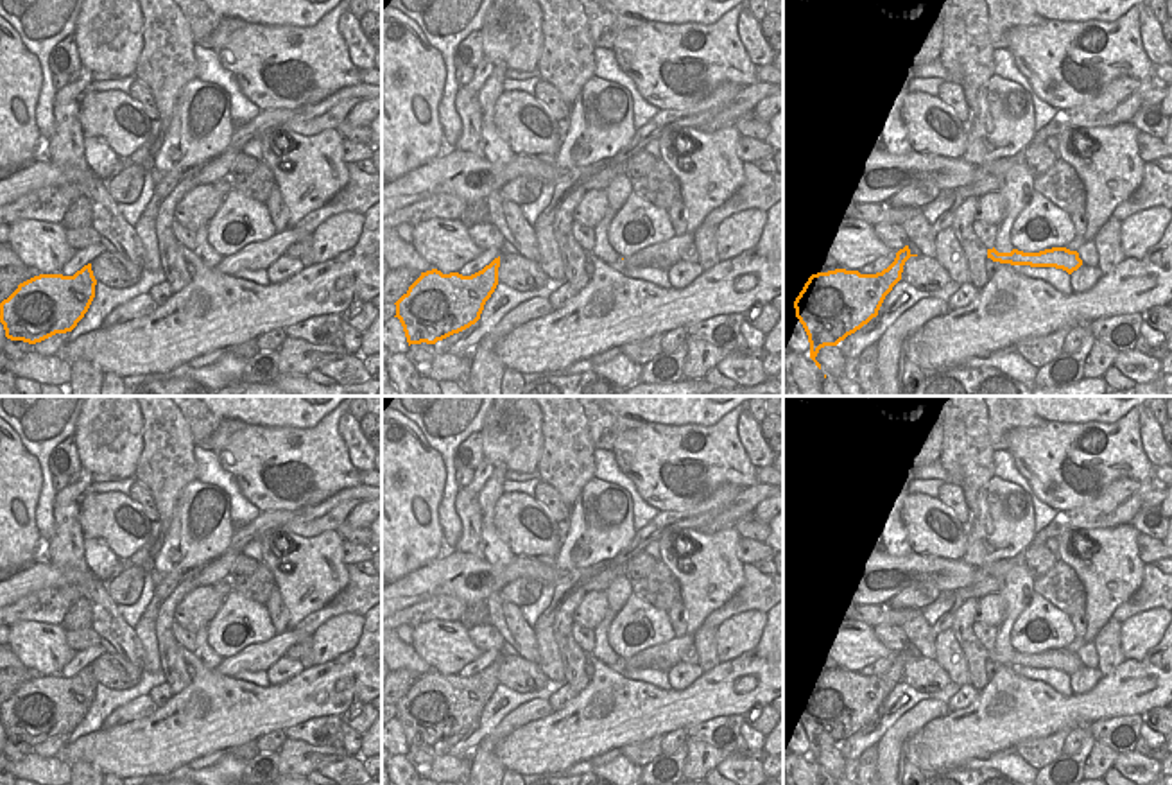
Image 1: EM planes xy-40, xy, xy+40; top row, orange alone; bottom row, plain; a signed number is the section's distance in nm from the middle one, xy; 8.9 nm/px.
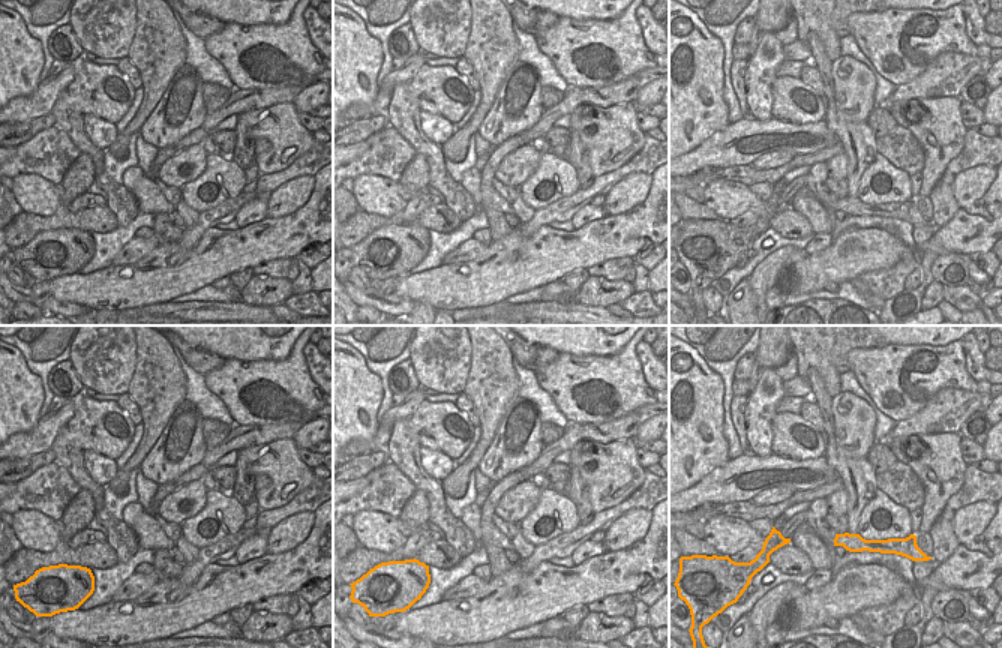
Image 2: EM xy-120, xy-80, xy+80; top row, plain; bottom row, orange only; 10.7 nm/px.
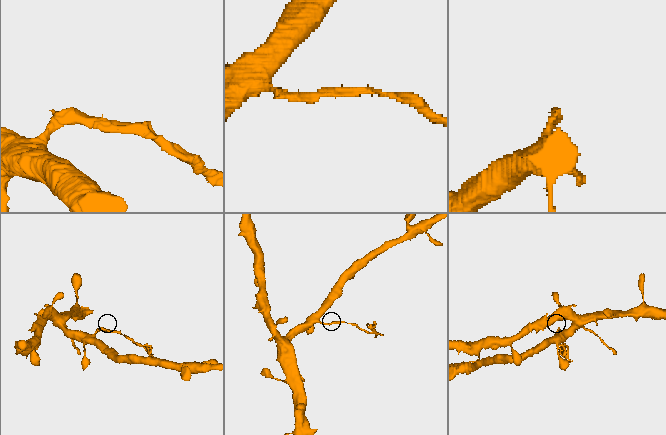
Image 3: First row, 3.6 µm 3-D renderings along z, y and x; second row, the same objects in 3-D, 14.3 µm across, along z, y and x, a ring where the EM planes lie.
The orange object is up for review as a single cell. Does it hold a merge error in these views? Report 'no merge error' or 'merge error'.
merge error

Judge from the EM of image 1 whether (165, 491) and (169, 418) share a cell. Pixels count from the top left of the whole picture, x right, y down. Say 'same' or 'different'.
same

